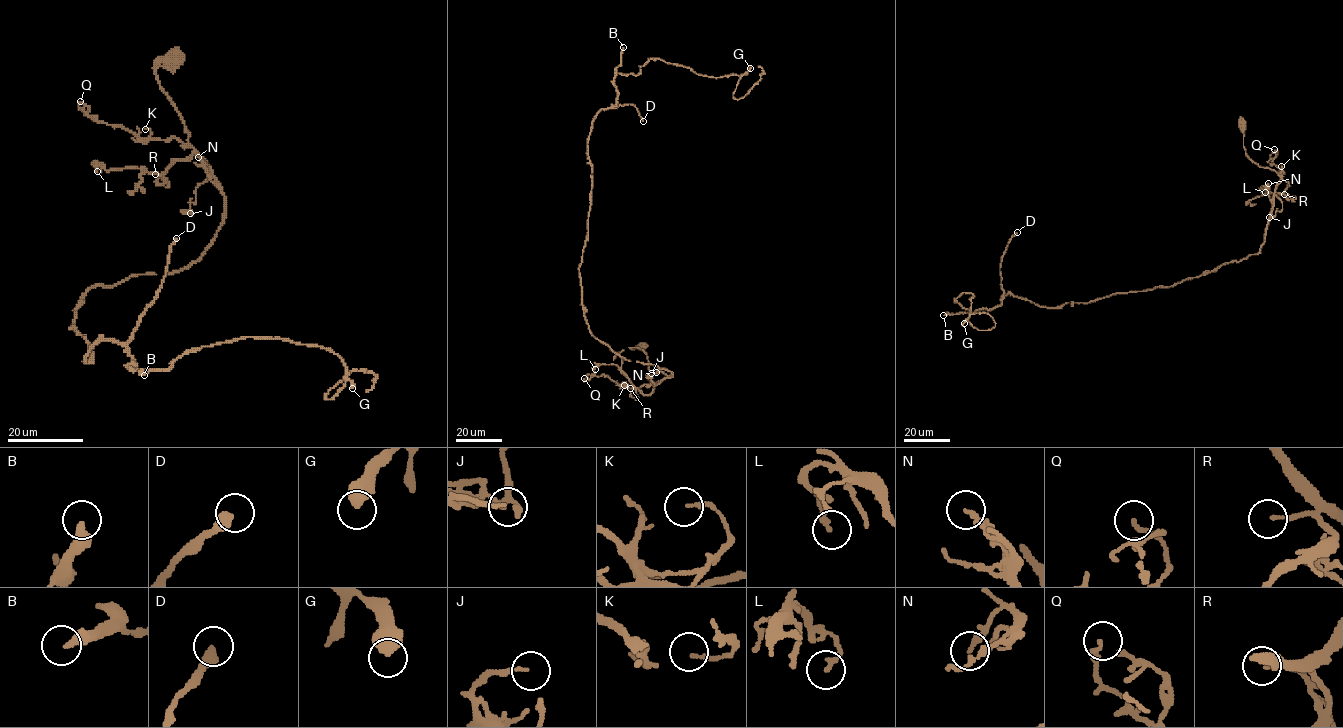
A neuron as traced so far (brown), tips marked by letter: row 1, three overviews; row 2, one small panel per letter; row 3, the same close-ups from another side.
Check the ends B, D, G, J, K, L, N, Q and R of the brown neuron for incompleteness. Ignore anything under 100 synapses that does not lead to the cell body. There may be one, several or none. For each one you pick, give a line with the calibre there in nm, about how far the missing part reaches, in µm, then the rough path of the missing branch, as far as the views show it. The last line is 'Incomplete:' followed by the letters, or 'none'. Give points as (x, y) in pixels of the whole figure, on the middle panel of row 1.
D: Thickness 400 nm. Missing length about 120 µm. Course of what is missing: (643, 121), (628, 129), (626, 142), (635, 145), (630, 152), (616, 142), (617, 164), (643, 180), (657, 161)
Incomplete: D

